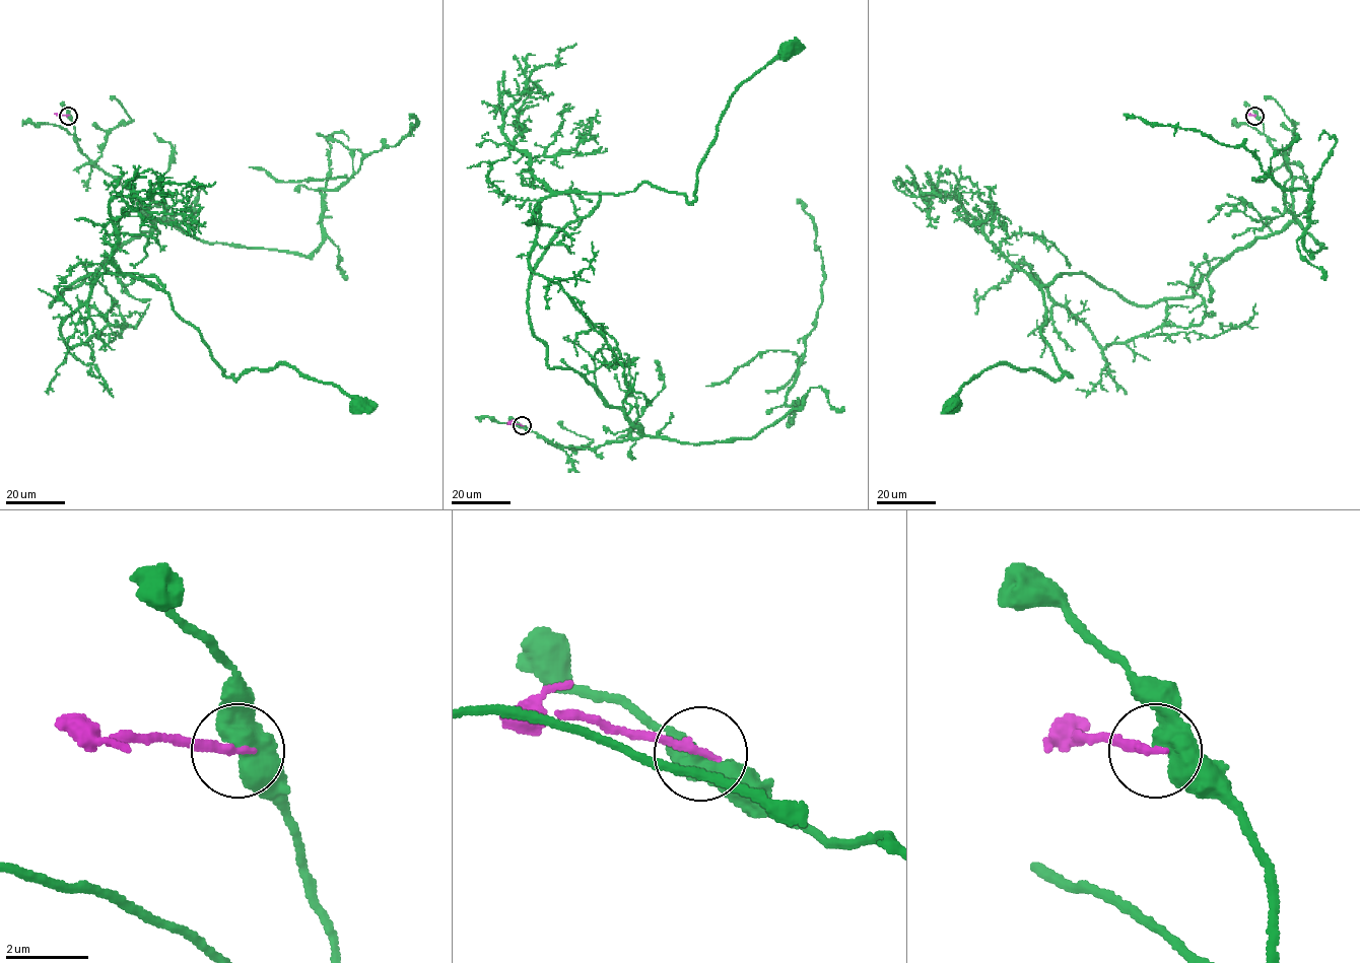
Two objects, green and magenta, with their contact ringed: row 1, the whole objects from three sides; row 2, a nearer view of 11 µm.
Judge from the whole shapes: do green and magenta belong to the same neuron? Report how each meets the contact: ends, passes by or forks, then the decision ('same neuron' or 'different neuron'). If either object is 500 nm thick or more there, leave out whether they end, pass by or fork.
green passes by | magenta ends | different neuron

